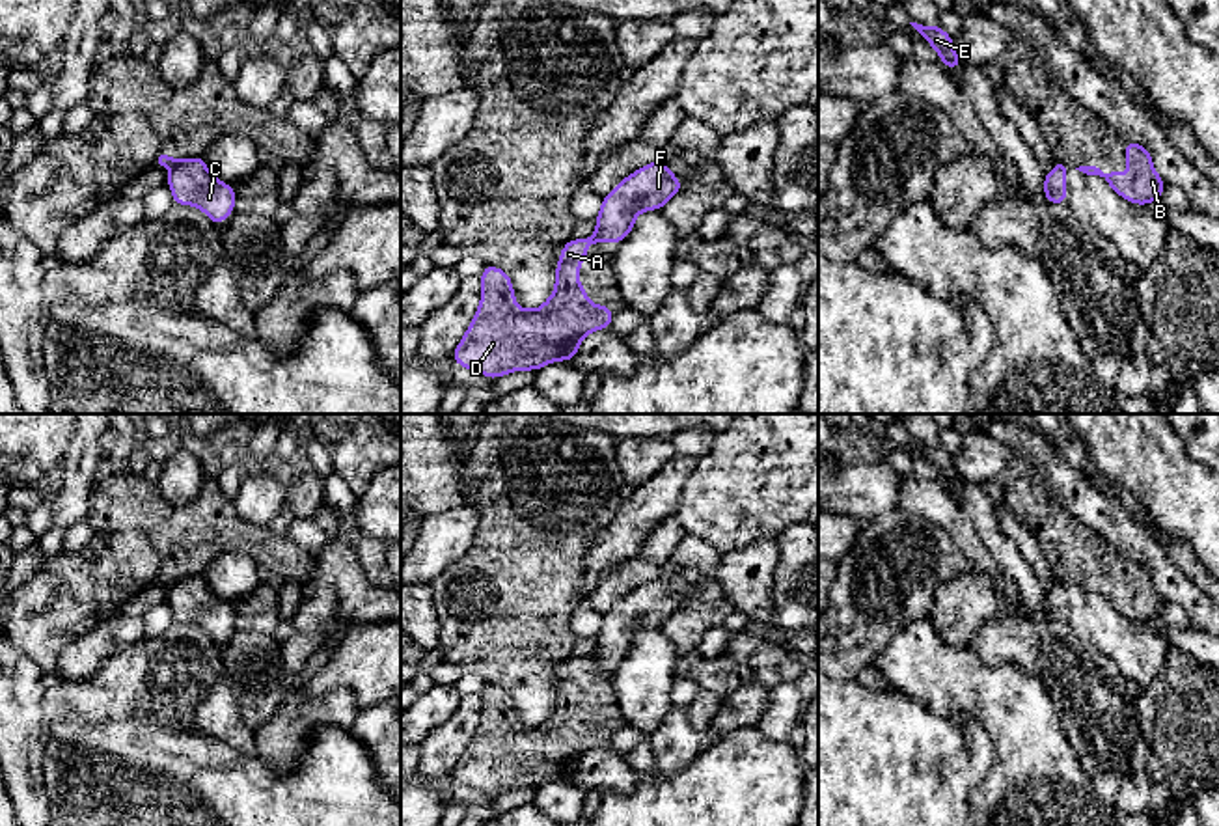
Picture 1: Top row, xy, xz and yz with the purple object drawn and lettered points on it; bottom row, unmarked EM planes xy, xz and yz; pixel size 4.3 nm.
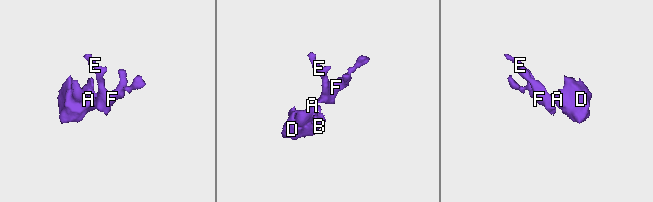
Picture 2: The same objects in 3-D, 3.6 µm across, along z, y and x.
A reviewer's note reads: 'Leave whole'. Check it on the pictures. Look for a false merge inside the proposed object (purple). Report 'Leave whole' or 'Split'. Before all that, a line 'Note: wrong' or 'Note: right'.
Note: wrong
Split

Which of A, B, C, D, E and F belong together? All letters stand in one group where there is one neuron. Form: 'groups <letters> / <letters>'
groups A B D / C E F

